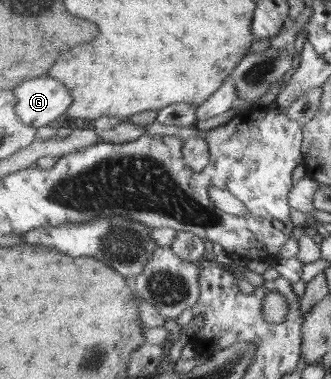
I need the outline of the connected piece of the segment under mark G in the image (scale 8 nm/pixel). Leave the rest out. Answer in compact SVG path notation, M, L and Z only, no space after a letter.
M38 77L16 89L16 112L24 123L34 127L64 123L66 111L74 103L70 88L58 79Z

